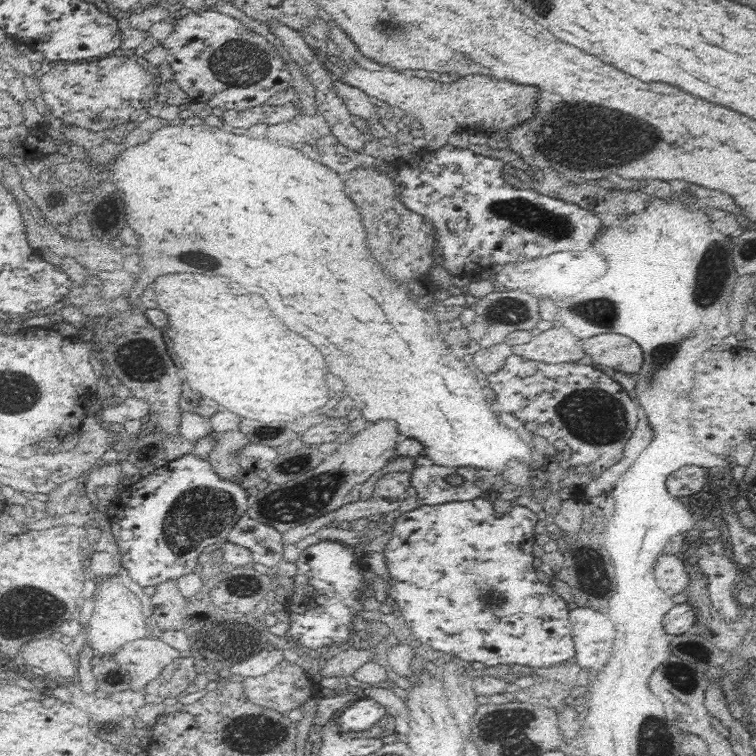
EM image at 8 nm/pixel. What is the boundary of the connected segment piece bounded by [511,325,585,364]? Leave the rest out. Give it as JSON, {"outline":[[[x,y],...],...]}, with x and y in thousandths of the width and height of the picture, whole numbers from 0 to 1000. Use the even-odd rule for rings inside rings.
{"outline":[[[734,430],[722,439],[708,439],[705,448],[694,455],[676,458],[677,466],[698,476],[712,476],[722,481],[738,481],[743,479],[762,479],[774,468],[767,450],[746,450],[745,439]]]}

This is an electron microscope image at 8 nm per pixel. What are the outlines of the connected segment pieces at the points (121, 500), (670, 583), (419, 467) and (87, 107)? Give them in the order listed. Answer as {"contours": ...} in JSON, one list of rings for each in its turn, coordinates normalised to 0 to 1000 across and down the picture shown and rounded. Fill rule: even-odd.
{"contours":[[[[255,599],[241,602],[208,622],[194,620],[184,636],[167,643],[159,656],[152,656],[143,665],[147,704],[159,722],[159,749],[167,751],[175,767],[188,776],[206,776],[220,767],[251,759],[257,757],[270,725],[299,713],[315,687],[327,677],[331,664],[323,644],[312,640],[311,635],[294,635],[274,608]]],[[[873,733],[865,743],[865,762],[870,767],[870,775],[884,790],[902,784],[911,770],[911,759],[907,758],[901,734]]],[[[562,601],[549,606],[544,643],[552,651],[557,668],[577,669],[590,664],[624,661],[638,656],[638,632],[627,618],[590,619],[571,612]],[[593,630],[611,630],[611,640],[601,643],[590,636]]],[[[146,71],[112,83],[75,82],[53,104],[53,119],[61,140],[74,156],[108,167],[112,175],[123,172],[126,179],[131,179],[138,169],[169,161],[172,151],[188,143],[198,130],[204,122],[204,103],[193,93],[200,91],[190,83],[183,85],[167,77],[167,71]]]]}

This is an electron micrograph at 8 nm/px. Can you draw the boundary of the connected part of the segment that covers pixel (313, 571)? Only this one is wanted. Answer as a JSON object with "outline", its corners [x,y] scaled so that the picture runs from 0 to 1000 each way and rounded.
{"outline":[[[422,716],[419,720],[407,722],[398,730],[390,743],[393,758],[389,761],[389,778],[385,794],[380,796],[380,807],[385,812],[385,819],[378,840],[381,844],[392,847],[405,860],[439,854],[450,854],[460,848],[463,836],[481,836],[481,825],[476,825],[471,817],[479,807],[476,788],[481,780],[481,770],[476,762],[476,746],[468,737],[468,725],[447,716]]]}

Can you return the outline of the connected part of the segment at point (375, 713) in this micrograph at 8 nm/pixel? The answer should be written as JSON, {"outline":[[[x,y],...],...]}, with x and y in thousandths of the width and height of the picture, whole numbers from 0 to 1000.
{"outline":[[[484,925],[471,929],[448,947],[450,971],[462,967],[485,967],[511,947],[513,939],[503,930]]]}

